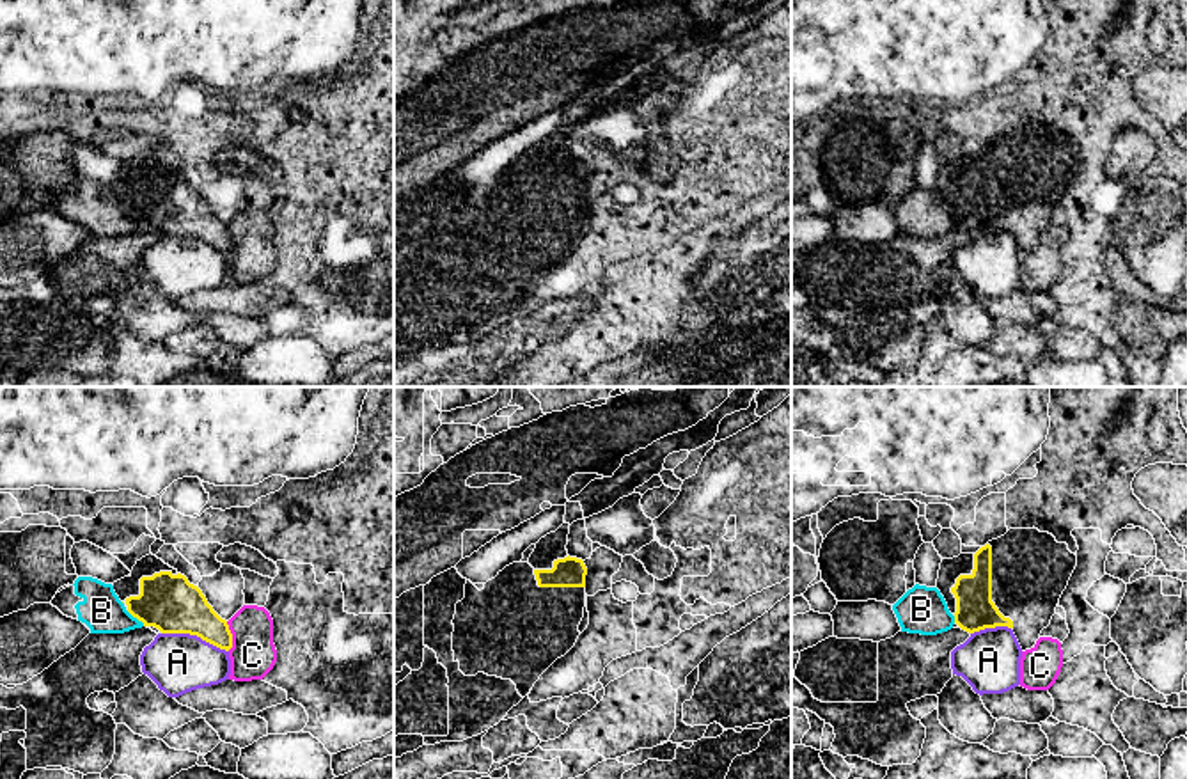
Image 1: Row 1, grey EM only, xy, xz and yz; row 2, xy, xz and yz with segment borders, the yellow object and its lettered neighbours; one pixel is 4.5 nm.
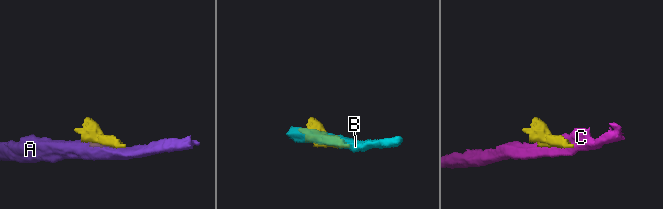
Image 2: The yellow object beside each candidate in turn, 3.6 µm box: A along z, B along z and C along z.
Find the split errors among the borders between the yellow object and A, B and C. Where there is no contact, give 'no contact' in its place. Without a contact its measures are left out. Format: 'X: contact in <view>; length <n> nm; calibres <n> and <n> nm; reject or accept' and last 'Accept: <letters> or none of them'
A: contact in xy; length 320 nm; calibres 260 and 280 nm; reject
B: contact in xy; length 110 nm; calibres 260 and 190 nm; reject
C: contact in xy; length 140 nm; calibres 220 and 200 nm; reject
Accept: none of them

